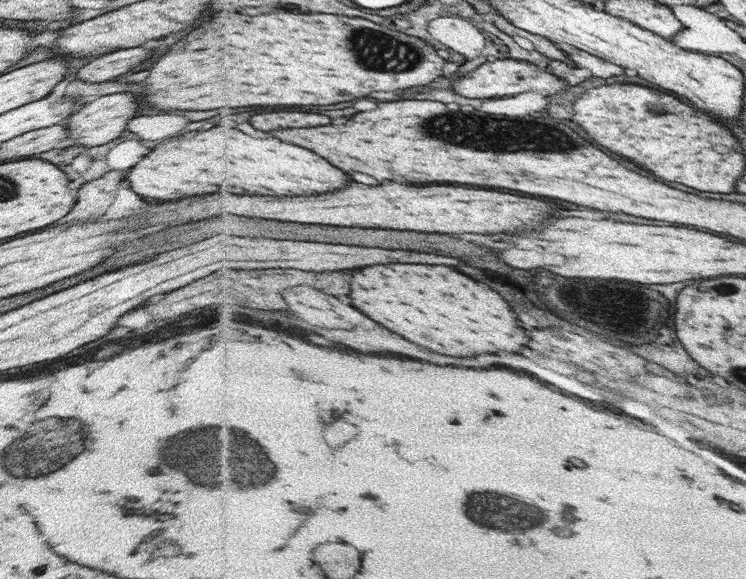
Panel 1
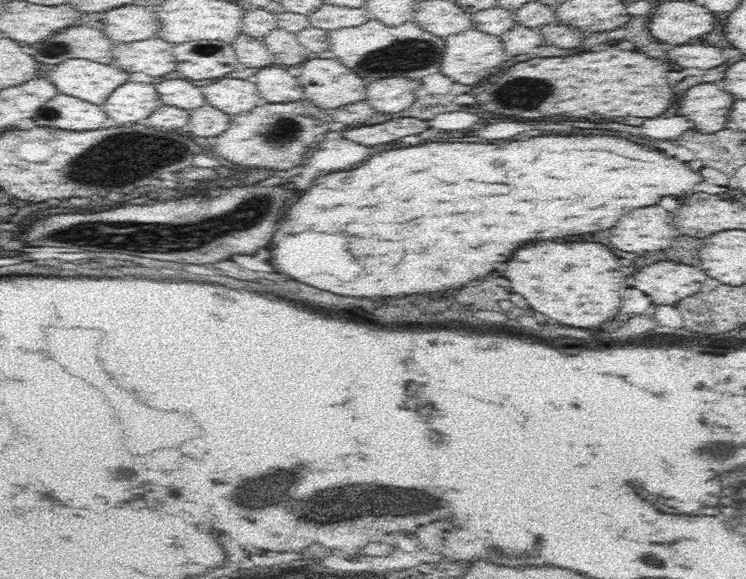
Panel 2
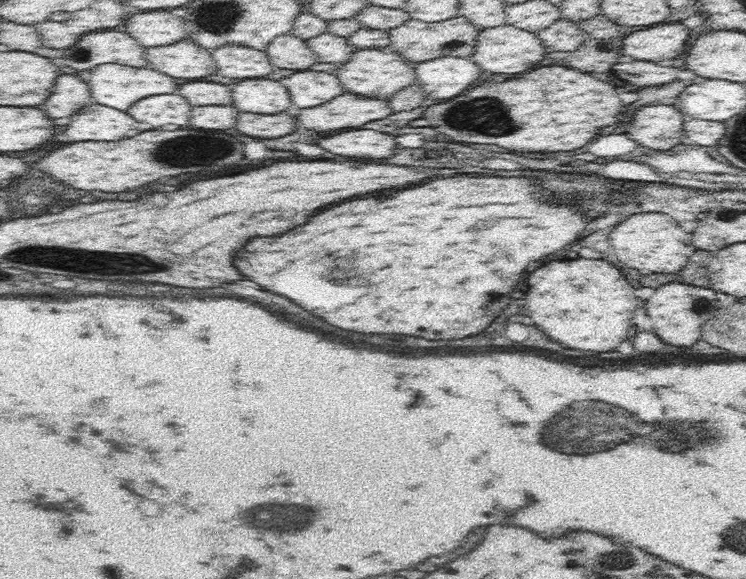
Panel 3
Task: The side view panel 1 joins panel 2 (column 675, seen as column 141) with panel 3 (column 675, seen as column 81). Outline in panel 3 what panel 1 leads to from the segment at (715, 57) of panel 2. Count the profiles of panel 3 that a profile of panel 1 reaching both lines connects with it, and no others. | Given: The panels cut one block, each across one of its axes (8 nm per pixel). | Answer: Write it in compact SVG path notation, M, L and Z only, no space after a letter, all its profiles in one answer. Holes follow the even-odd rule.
M634 60L628 63L616 63L611 66L616 76L632 86L652 87L663 85L678 79L680 70L672 66L661 66L656 62Z

